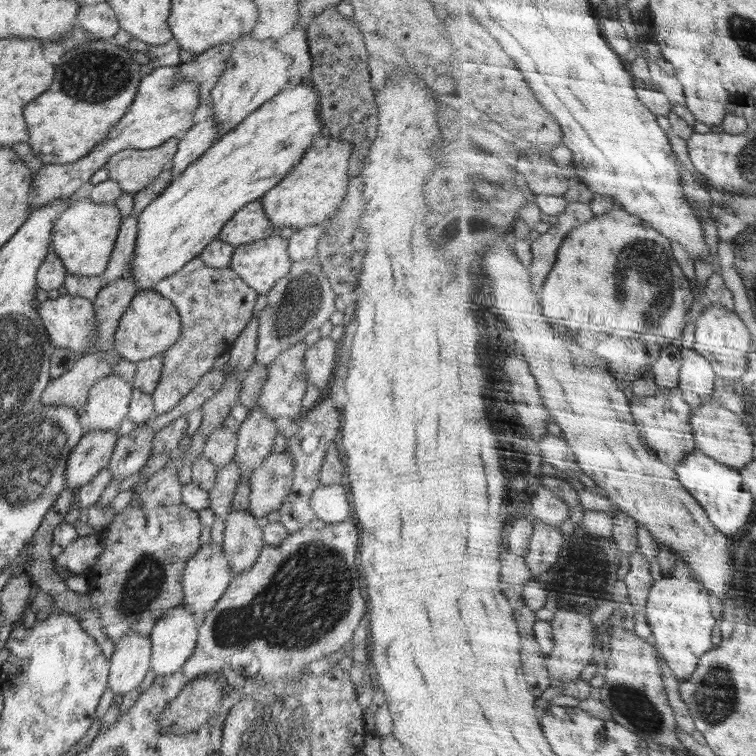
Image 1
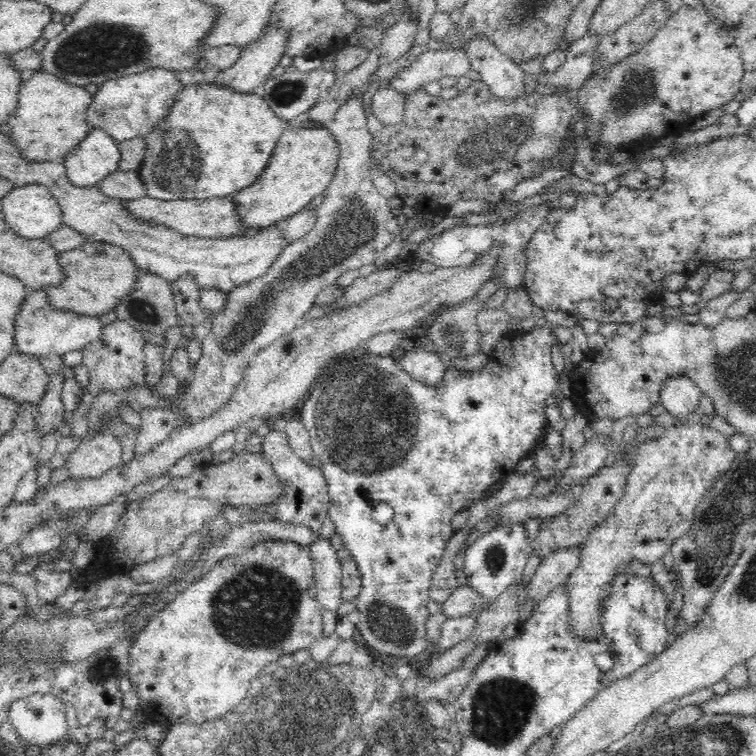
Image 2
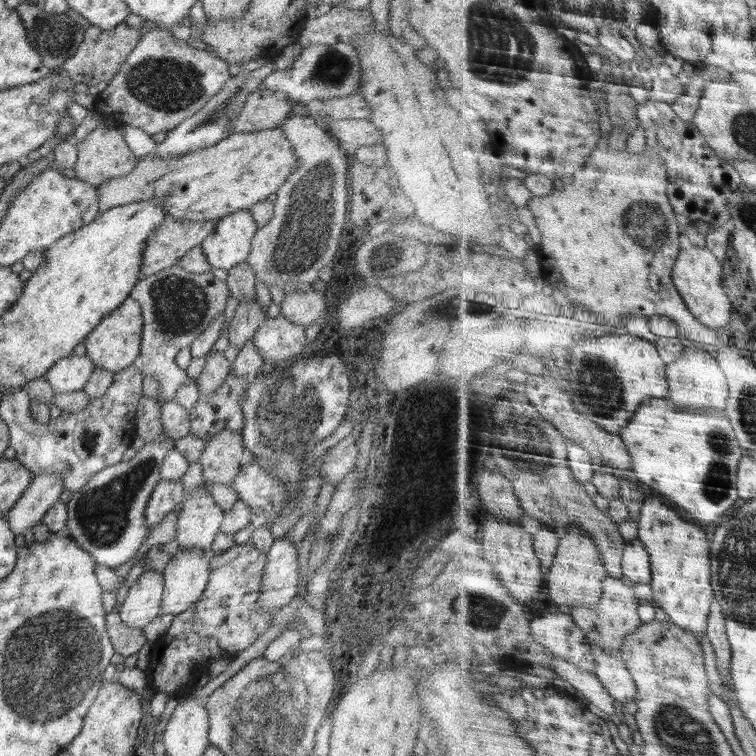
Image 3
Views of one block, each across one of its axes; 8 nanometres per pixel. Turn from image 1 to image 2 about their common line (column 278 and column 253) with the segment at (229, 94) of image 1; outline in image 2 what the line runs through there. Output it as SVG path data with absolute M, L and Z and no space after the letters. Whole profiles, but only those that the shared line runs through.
M267 26L252 50L241 51L240 59L228 69L220 71L214 83L228 86L236 93L254 93L260 82L266 82L285 55L287 28Z

